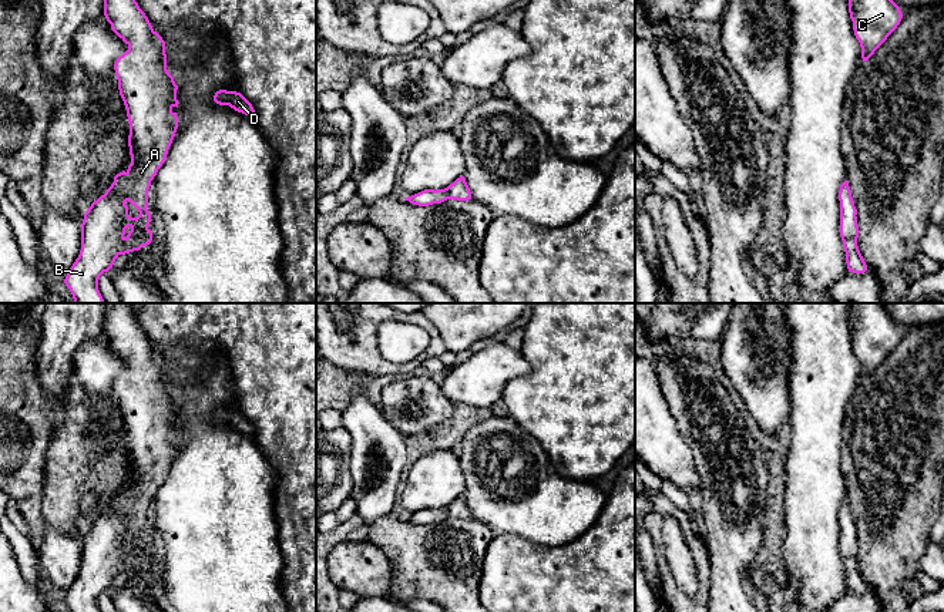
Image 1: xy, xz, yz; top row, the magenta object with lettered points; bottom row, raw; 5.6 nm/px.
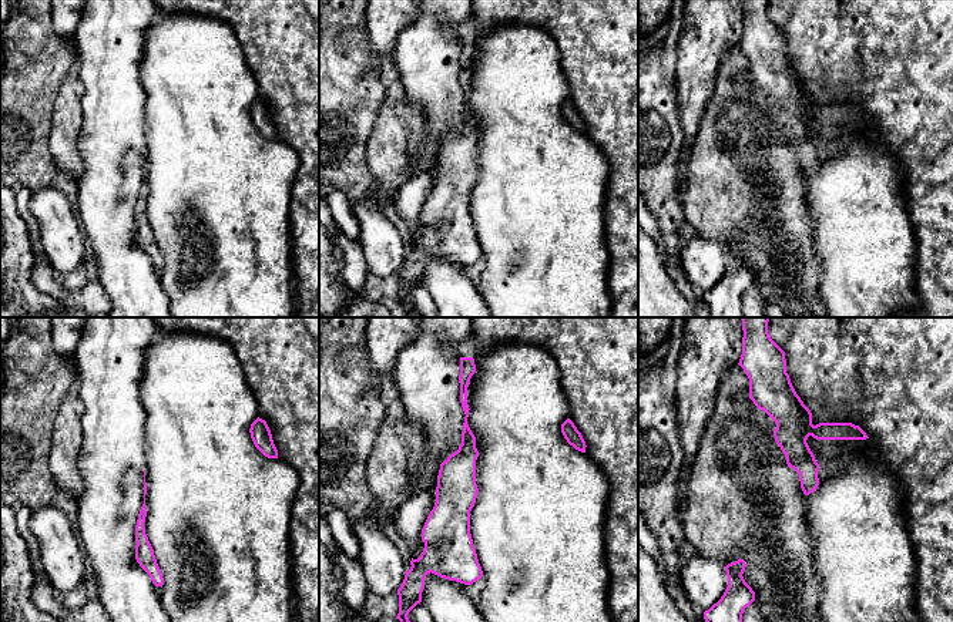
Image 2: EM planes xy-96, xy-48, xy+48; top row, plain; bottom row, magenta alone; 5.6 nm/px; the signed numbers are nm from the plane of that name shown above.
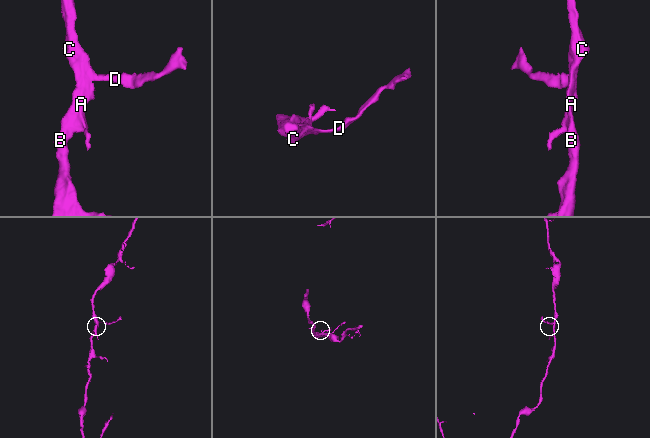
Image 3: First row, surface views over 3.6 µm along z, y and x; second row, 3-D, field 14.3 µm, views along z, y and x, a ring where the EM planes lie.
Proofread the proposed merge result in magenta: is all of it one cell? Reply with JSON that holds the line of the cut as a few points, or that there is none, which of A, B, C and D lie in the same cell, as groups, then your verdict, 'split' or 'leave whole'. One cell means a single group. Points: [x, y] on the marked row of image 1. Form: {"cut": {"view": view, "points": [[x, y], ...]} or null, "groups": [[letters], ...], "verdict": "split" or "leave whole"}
{"cut": null, "groups": [["A", "B", "C", "D"]], "verdict": "leave whole"}

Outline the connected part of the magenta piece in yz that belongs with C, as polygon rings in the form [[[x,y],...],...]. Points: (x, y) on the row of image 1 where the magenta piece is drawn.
[[[849,0],[849,13],[863,61],[874,54],[903,19],[893,0]]]

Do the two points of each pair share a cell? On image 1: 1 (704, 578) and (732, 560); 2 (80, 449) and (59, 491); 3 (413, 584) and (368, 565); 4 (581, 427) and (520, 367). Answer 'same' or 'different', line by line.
1: different
2: same
3: different
4: different

